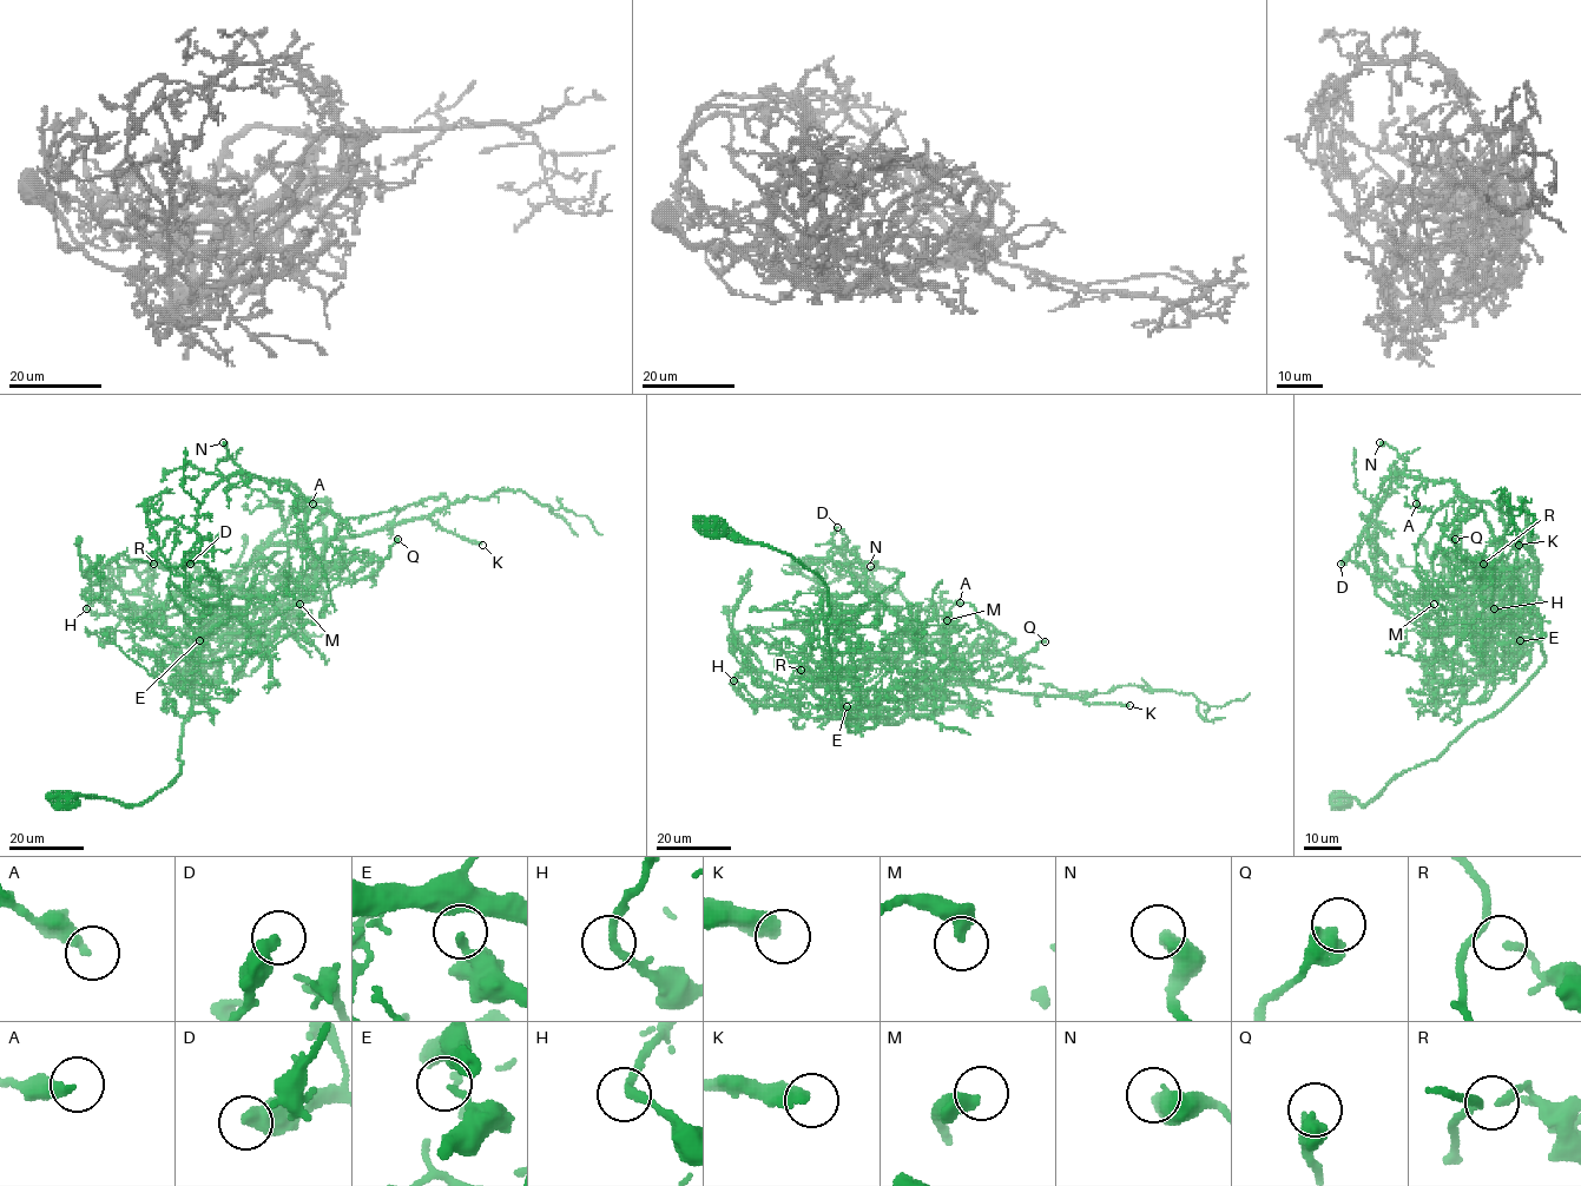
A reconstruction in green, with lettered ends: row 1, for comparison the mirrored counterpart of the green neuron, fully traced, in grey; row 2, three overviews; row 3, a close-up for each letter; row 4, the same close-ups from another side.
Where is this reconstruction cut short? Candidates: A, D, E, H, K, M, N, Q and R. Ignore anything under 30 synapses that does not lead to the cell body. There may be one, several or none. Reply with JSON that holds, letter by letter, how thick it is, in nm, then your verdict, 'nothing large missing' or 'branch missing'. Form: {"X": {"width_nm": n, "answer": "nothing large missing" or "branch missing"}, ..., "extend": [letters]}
{"A": {"width_nm": 320, "answer": "nothing large missing"}, "D": {"width_nm": 500, "answer": "nothing large missing"}, "E": {"width_nm": 150, "answer": "nothing large missing"}, "H": {"width_nm": 240, "answer": "nothing large missing"}, "K": {"width_nm": 400, "answer": "branch missing"}, "M": {"width_nm": 460, "answer": "nothing large missing"}, "N": {"width_nm": 500, "answer": "nothing large missing"}, "Q": {"width_nm": 500, "answer": "nothing large missing"}, "R": {"width_nm": 140, "answer": "nothing large missing"}, "extend": ["K"]}

